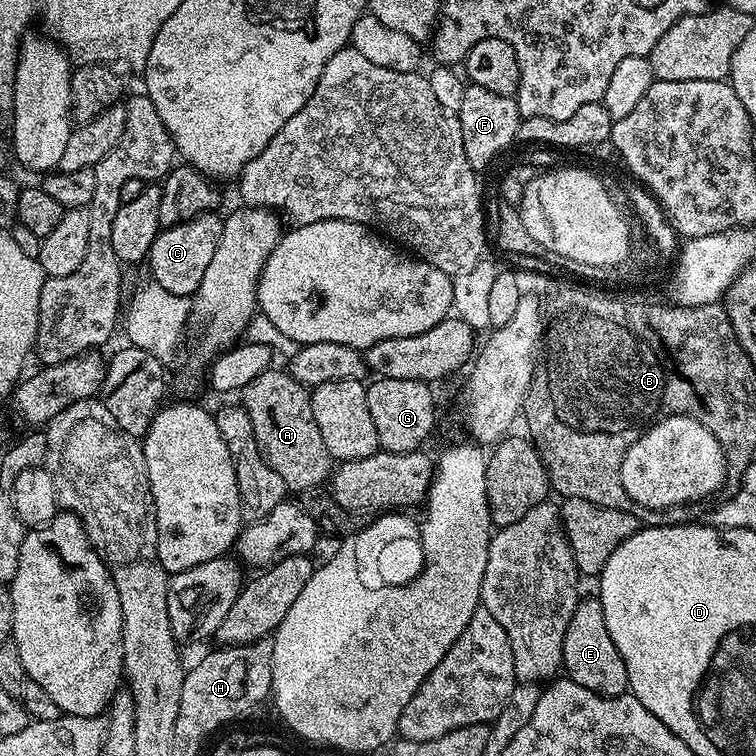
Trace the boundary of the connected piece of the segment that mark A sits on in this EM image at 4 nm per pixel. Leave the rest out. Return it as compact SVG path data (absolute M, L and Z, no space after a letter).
M267 370L254 379L247 381L242 389L242 407L246 410L246 414L250 414L250 422L254 422L254 438L258 442L258 450L262 454L262 458L268 463L274 470L274 474L278 474L278 478L282 478L285 489L292 490L292 488L308 488L304 490L316 490L320 483L327 481L331 477L334 471L334 461L330 450L326 450L326 442L322 442L322 433L318 431L318 422L314 422L314 414L312 413L312 397L309 389L304 388L299 384L294 377L288 375L287 371L280 370L280 372L274 372L275 370Z

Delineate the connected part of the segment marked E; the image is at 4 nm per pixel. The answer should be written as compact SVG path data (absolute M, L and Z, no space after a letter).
M584 598L576 605L574 618L570 618L570 626L566 626L562 668L567 679L586 686L586 690L594 690L599 696L622 696L629 691L626 662L606 630L606 614L602 614L599 599Z

